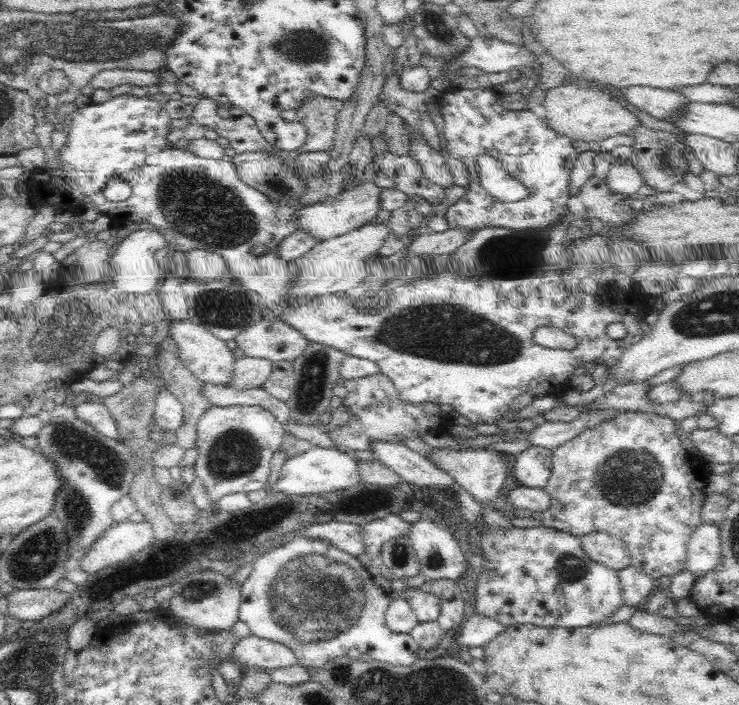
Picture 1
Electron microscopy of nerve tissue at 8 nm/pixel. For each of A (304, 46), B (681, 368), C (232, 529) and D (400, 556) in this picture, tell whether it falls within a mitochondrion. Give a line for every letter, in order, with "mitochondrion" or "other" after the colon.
A: mitochondrion
B: other
C: other
D: mitochondrion

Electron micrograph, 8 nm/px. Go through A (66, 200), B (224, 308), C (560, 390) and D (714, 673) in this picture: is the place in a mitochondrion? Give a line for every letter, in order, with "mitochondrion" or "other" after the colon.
A: other
B: mitochondrion
C: other
D: other

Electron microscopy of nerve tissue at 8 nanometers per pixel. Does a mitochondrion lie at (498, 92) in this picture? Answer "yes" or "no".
no

